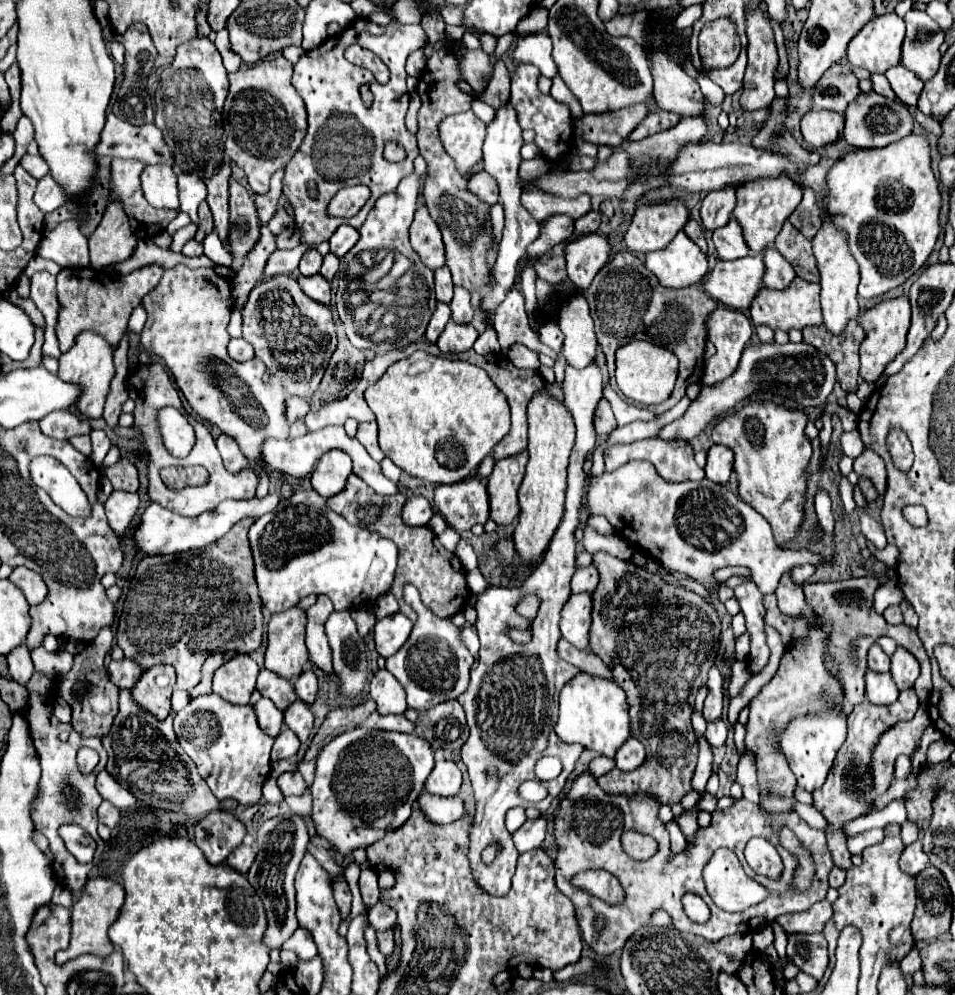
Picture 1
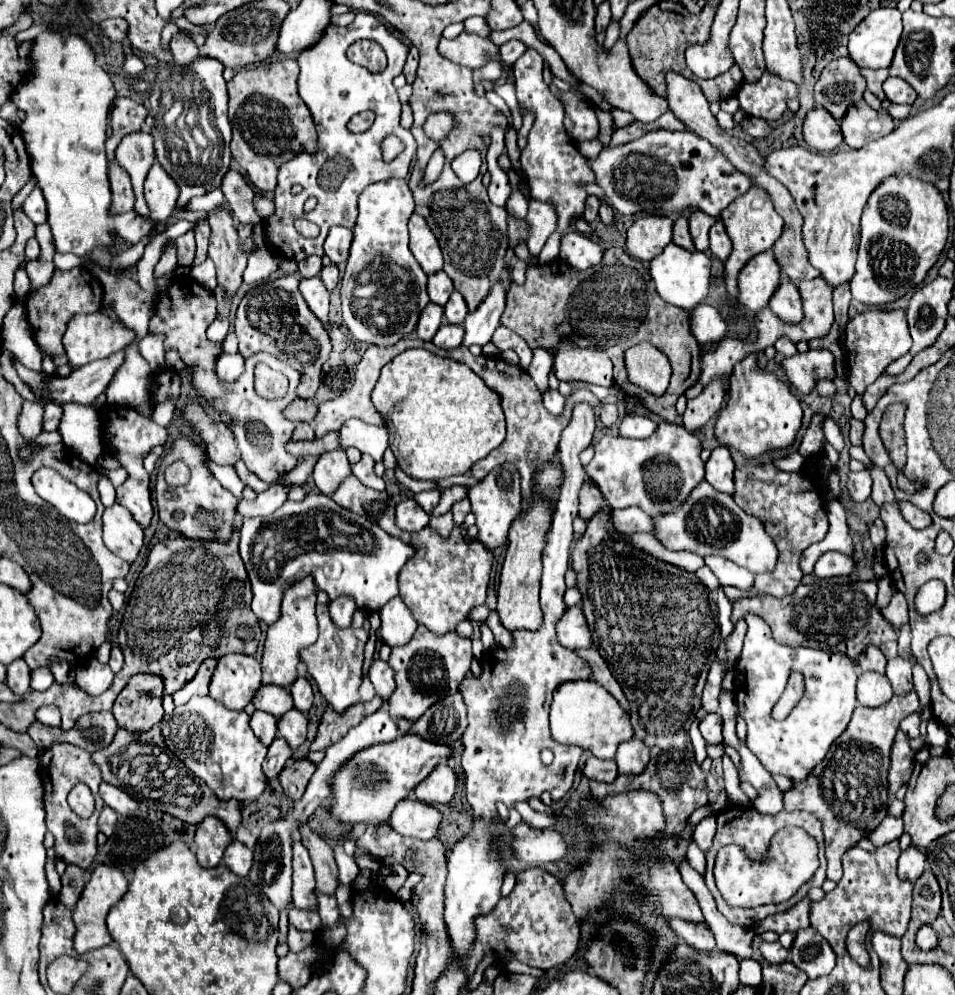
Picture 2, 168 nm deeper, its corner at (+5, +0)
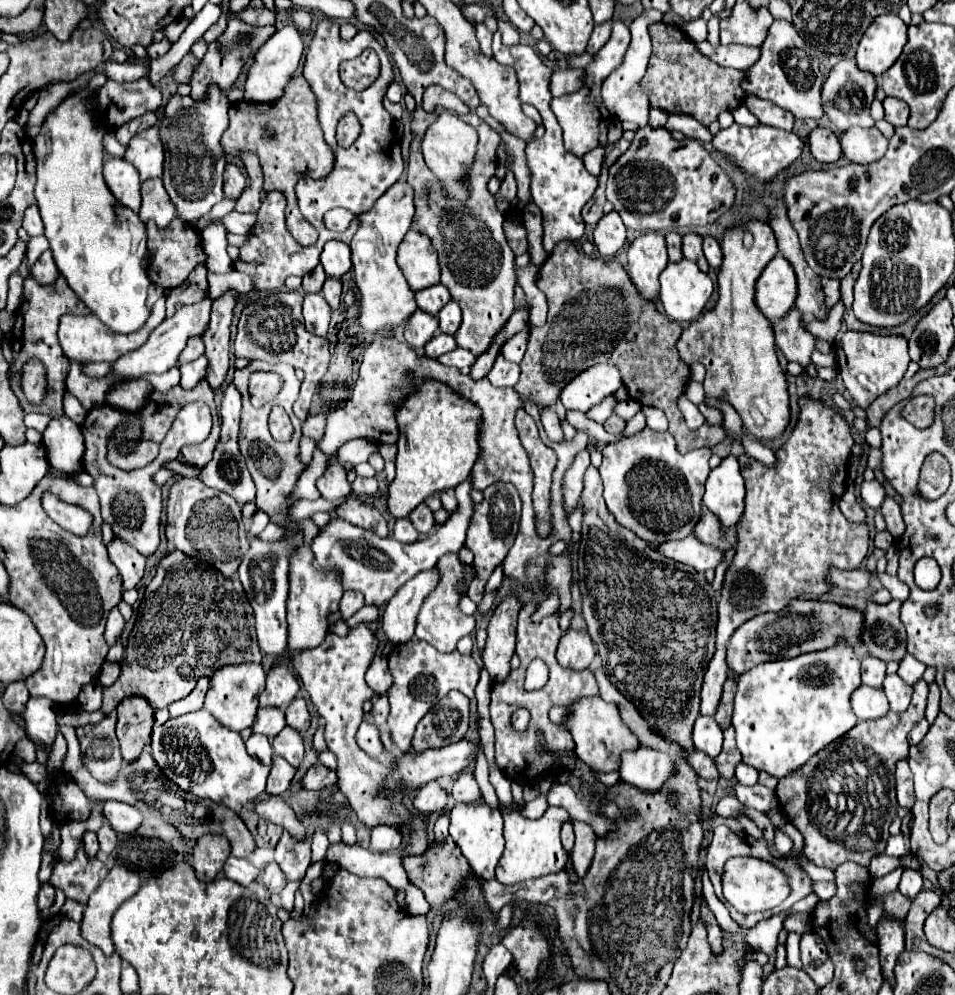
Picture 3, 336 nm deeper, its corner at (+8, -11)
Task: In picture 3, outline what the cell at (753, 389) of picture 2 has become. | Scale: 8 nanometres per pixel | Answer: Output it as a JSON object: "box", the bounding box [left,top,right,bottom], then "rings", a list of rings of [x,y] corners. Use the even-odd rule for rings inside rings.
{"box":[678,220,790,440],"rings":[[[748,220],[746,228],[754,236],[750,248],[742,242],[742,226],[734,226],[724,234],[724,262],[718,272],[720,298],[708,314],[686,326],[678,342],[678,352],[686,364],[702,362],[706,366],[706,394],[730,402],[742,416],[746,432],[758,440],[776,440],[790,422],[790,398],[784,372],[776,358],[772,324],[754,306],[754,284],[762,268],[778,254],[778,244],[766,222]]]}

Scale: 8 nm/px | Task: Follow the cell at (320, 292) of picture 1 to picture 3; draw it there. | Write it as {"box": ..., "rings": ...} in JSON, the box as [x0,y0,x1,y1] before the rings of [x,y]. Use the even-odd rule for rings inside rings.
{"box":[304,292,332,336],"rings":[[[320,292],[304,296],[304,326],[308,332],[316,336],[326,336],[330,324],[330,312],[332,310]]]}

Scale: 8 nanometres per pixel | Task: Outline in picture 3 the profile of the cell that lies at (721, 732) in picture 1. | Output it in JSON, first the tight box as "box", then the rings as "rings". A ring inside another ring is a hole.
{"box":[694,716,722,758],"rings":[[[698,716],[694,724],[694,746],[696,750],[716,758],[722,750],[722,728],[712,716]]]}

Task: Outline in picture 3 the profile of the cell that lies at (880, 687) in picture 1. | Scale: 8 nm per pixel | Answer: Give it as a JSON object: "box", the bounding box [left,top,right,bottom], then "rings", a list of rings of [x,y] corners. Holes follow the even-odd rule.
{"box":[852,684,890,720],"rings":[[[862,684],[852,694],[852,710],[858,720],[876,720],[882,718],[890,708],[882,688],[870,688]]]}

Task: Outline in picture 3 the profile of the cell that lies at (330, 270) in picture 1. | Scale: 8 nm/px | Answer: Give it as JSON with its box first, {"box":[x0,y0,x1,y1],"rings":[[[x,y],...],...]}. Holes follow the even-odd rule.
{"box":[322,278,342,310],"rings":[[[326,278],[324,288],[322,288],[322,294],[324,294],[324,298],[326,298],[326,302],[330,304],[332,310],[336,310],[338,304],[340,304],[340,292],[342,292],[340,280],[336,280],[336,278]]]}

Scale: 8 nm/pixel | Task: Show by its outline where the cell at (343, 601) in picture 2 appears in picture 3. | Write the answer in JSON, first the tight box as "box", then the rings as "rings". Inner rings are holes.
{"box":[340,592,364,620],"rings":[[[344,592],[340,600],[342,620],[348,620],[350,616],[354,616],[362,606],[364,606],[364,596],[360,596],[360,592]]]}

